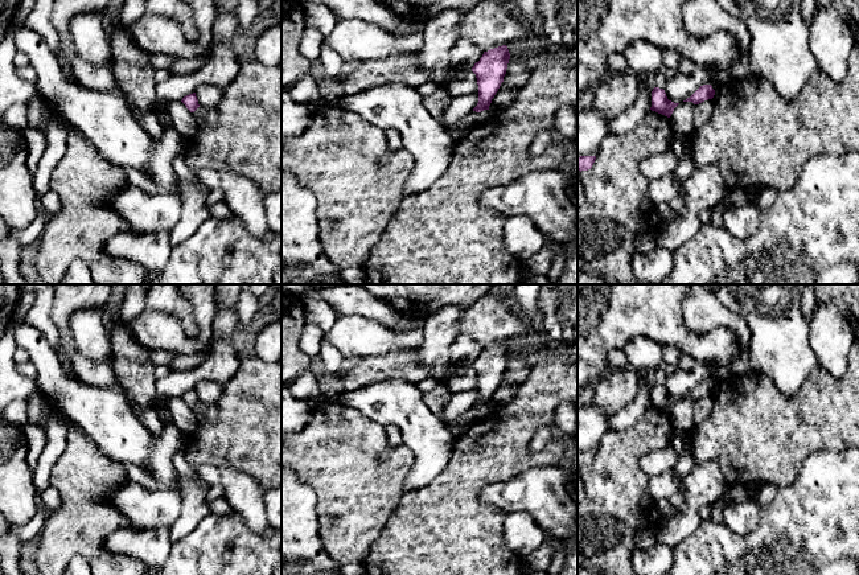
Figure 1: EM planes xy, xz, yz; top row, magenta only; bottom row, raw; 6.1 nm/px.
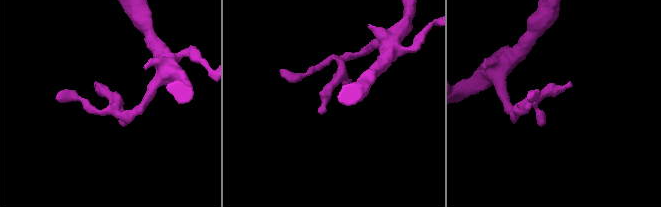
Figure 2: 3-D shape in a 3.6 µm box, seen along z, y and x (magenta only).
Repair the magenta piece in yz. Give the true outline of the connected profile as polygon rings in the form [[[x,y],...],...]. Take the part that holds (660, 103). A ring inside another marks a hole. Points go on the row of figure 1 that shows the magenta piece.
[[[659,87],[653,89],[653,91],[652,91],[652,107],[650,107],[652,111],[655,111],[658,114],[662,114],[662,115],[670,118],[674,108],[678,104],[679,103],[674,103],[674,102],[667,99],[663,89],[659,89]]]

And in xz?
[[[506,45],[484,52],[472,71],[476,74],[478,85],[478,103],[473,108],[476,112],[489,110],[492,99],[498,91],[506,74],[510,53]]]

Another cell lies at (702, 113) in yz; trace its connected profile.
[[[708,99],[696,104],[692,114],[694,131],[702,128],[710,120],[712,112],[714,112],[714,99]]]

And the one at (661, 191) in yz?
[[[674,171],[662,178],[649,182],[649,201],[655,209],[658,205],[669,204],[671,198],[682,196],[683,185],[675,180]]]

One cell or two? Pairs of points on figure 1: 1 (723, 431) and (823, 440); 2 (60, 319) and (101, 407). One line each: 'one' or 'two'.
1: one
2: two

